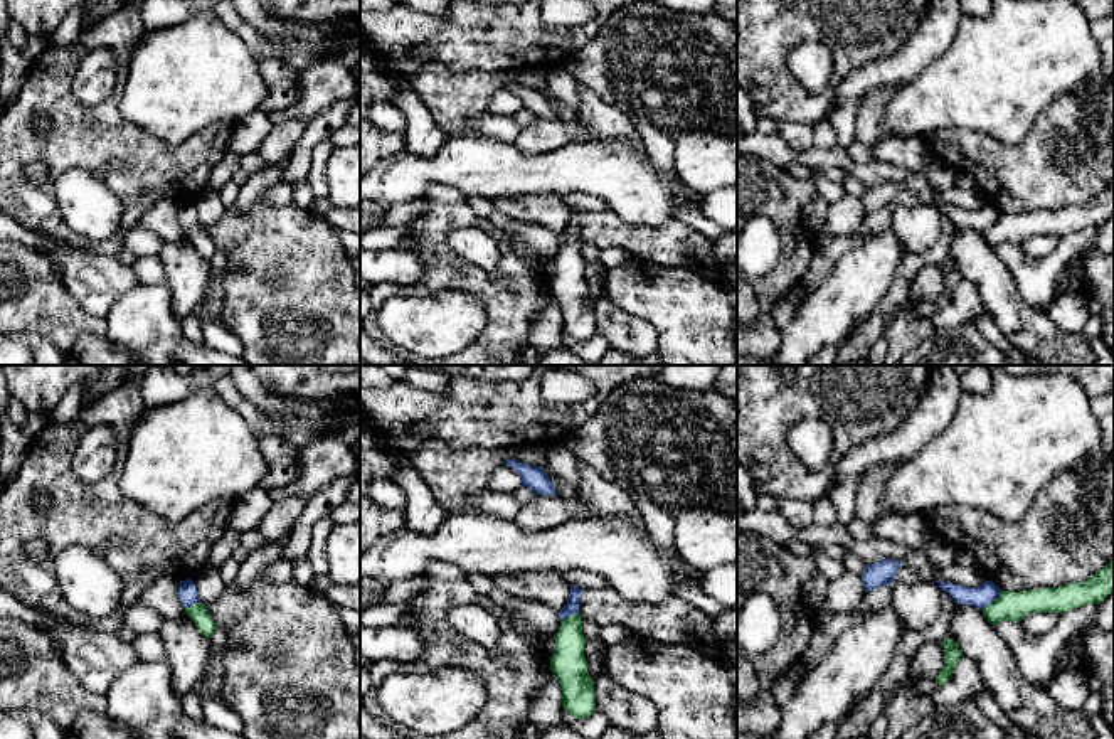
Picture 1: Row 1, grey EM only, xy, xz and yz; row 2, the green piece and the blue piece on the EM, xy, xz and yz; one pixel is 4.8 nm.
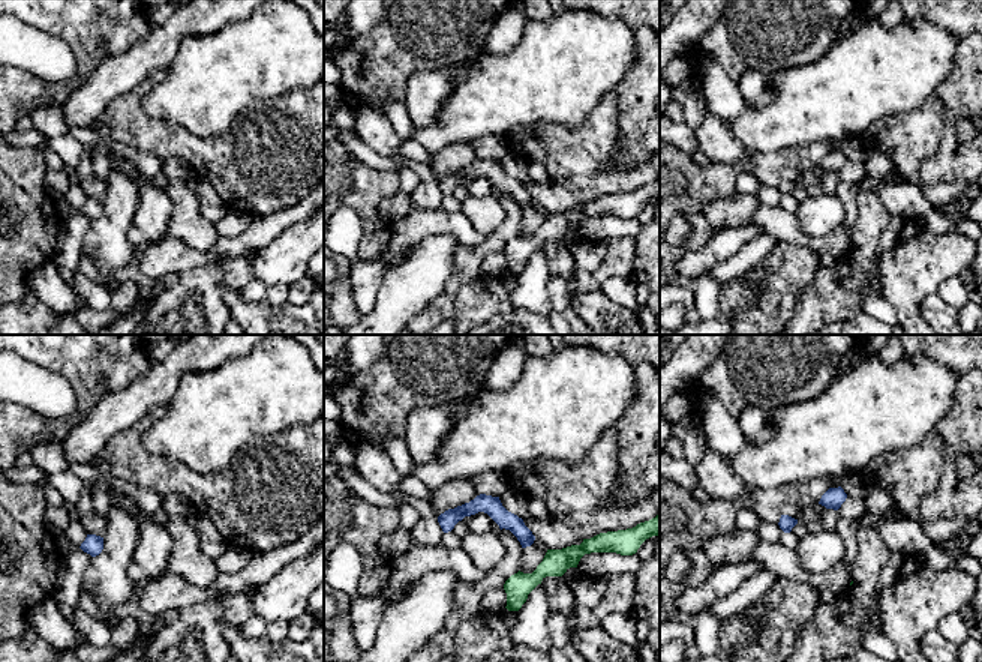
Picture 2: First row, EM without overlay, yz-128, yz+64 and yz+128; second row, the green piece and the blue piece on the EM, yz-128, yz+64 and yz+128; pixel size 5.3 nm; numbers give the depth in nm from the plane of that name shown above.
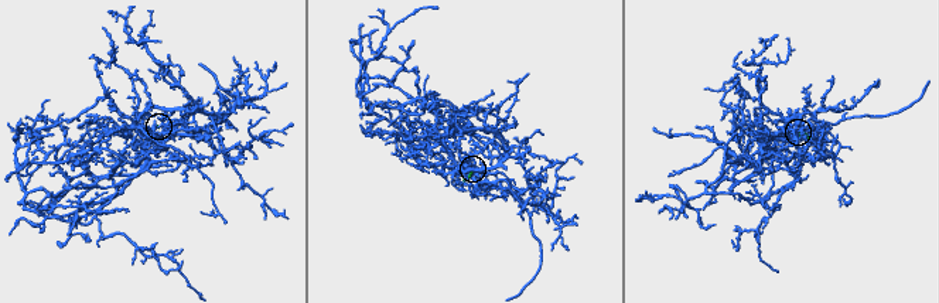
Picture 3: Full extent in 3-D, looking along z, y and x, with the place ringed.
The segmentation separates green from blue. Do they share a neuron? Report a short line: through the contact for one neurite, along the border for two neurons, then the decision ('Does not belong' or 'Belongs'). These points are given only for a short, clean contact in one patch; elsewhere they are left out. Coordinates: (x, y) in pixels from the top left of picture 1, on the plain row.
Line: yz (1002, 212), (981, 231). Does not belong

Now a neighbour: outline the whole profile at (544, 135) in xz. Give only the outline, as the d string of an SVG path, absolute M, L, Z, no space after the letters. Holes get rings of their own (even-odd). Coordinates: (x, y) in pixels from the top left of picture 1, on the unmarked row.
M535 118L513 141L527 155L550 153L569 143L572 143L569 126L559 118Z

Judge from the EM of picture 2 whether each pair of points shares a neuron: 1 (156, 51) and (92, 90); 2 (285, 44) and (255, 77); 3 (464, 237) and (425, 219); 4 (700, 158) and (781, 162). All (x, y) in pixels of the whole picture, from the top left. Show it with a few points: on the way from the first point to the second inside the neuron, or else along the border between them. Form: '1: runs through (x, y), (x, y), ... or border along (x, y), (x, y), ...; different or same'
1: runs through (140, 60), (108, 81); same
2: runs through (278, 51), (260, 69); same
3: runs through (455, 228), (446, 222), (434, 222); same
4: border along (687, 153), (700, 165), (711, 164); different

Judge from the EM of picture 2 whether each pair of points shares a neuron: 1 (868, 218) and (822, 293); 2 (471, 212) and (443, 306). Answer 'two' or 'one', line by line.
1: one
2: two

